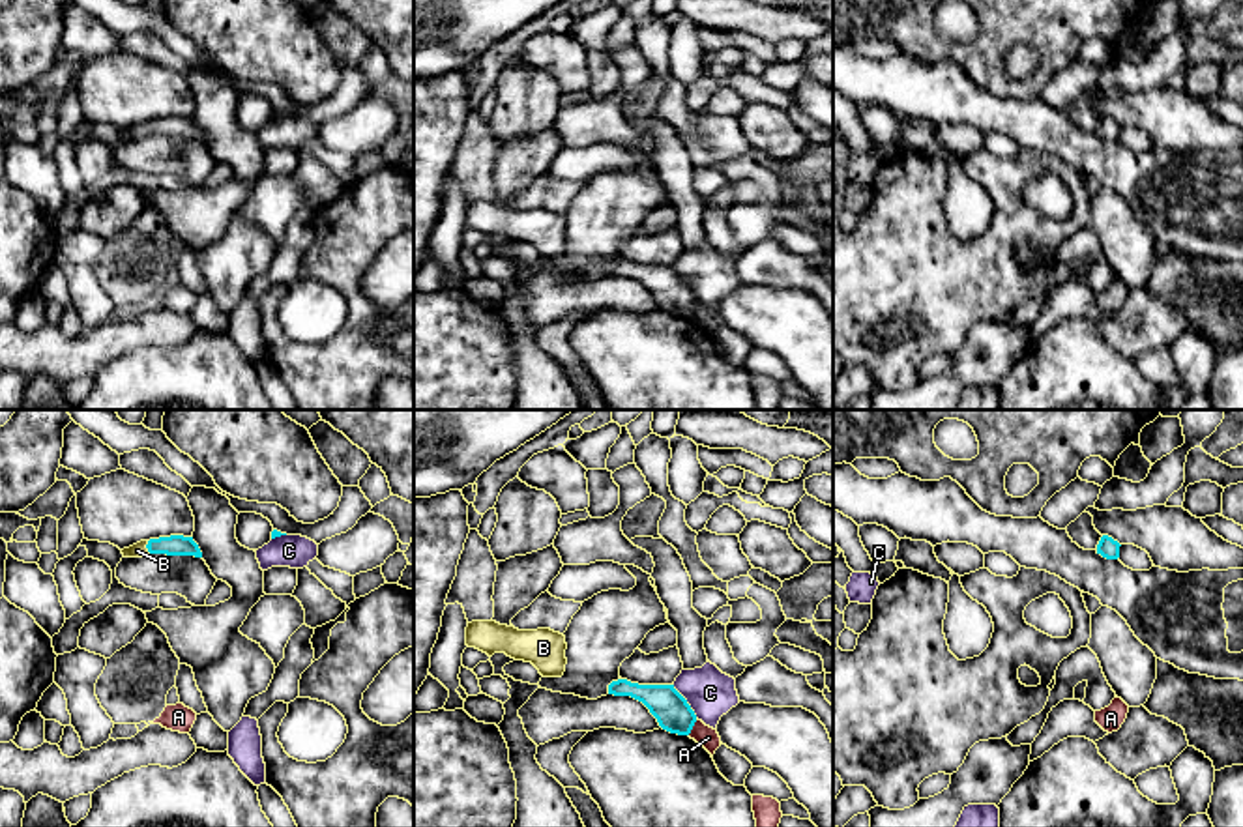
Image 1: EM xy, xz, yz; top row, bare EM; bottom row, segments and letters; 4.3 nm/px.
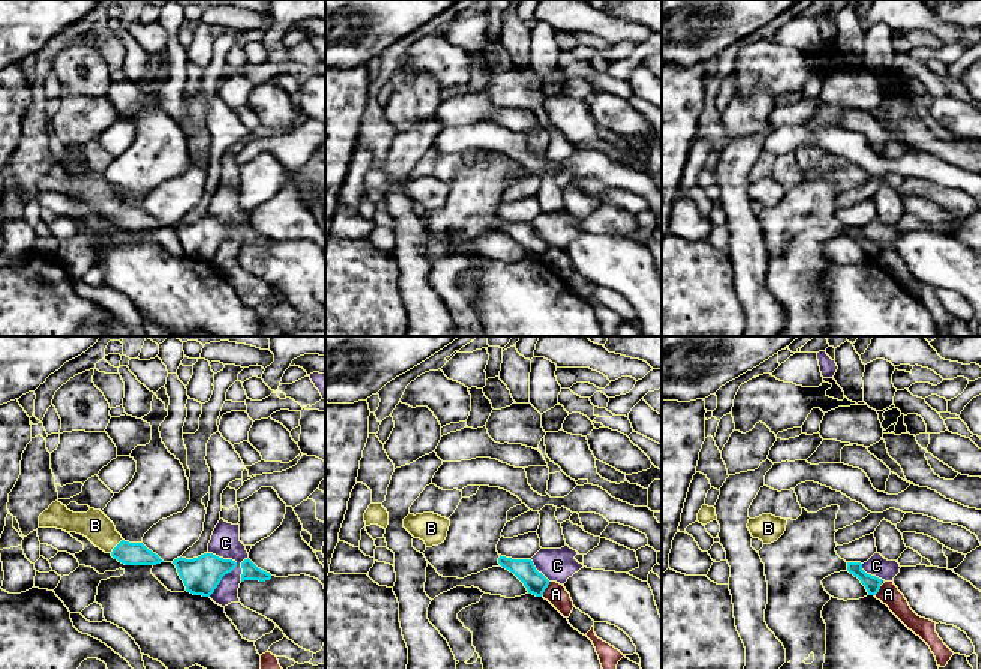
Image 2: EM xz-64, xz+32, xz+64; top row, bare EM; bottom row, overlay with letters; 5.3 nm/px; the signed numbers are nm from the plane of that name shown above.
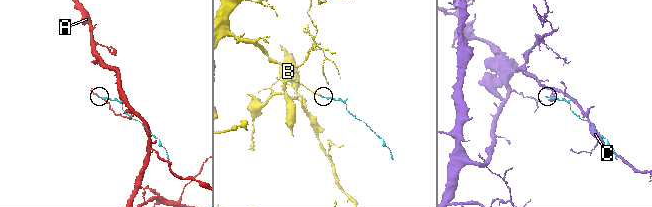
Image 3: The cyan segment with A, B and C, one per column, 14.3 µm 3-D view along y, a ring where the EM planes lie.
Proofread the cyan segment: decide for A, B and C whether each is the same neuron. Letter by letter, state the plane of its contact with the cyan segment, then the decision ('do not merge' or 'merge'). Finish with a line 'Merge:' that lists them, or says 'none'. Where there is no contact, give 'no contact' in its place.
A: meets cyan in xz; do not merge
B: meets cyan in xy; merge
C: meets cyan in xz; do not merge
Merge: B

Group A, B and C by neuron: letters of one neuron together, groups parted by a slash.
A / B / C

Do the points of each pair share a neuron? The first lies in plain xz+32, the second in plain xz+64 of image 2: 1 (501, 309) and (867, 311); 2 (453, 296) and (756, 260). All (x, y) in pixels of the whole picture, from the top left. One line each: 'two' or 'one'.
1: one
2: two

